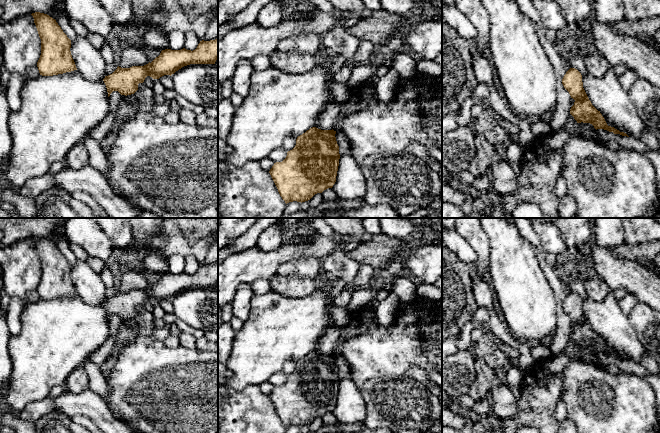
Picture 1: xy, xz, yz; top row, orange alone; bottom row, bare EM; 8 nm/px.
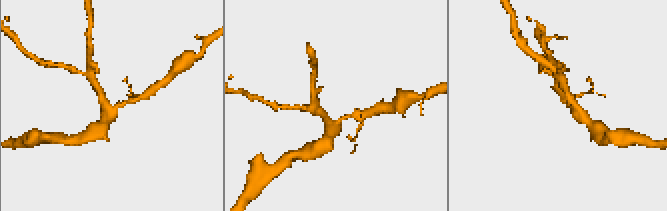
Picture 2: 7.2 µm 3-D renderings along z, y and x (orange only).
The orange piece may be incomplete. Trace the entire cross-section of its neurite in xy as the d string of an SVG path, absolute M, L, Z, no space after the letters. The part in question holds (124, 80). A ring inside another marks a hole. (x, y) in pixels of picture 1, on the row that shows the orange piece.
M218 39L200 41L193 51L185 48L181 50L162 50L160 55L151 63L144 66L117 69L103 79L108 97L113 91L121 95L131 95L138 90L138 84L143 83L147 76L159 79L164 75L172 75L179 69L190 64L215 64L218 59Z

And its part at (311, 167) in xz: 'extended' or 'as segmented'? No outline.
as segmented

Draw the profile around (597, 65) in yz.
M587 52L582 55L588 74L594 78L601 78L610 68L607 59L599 52Z

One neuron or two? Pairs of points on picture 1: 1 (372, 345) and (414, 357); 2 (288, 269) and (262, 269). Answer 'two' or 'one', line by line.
1: one
2: two

